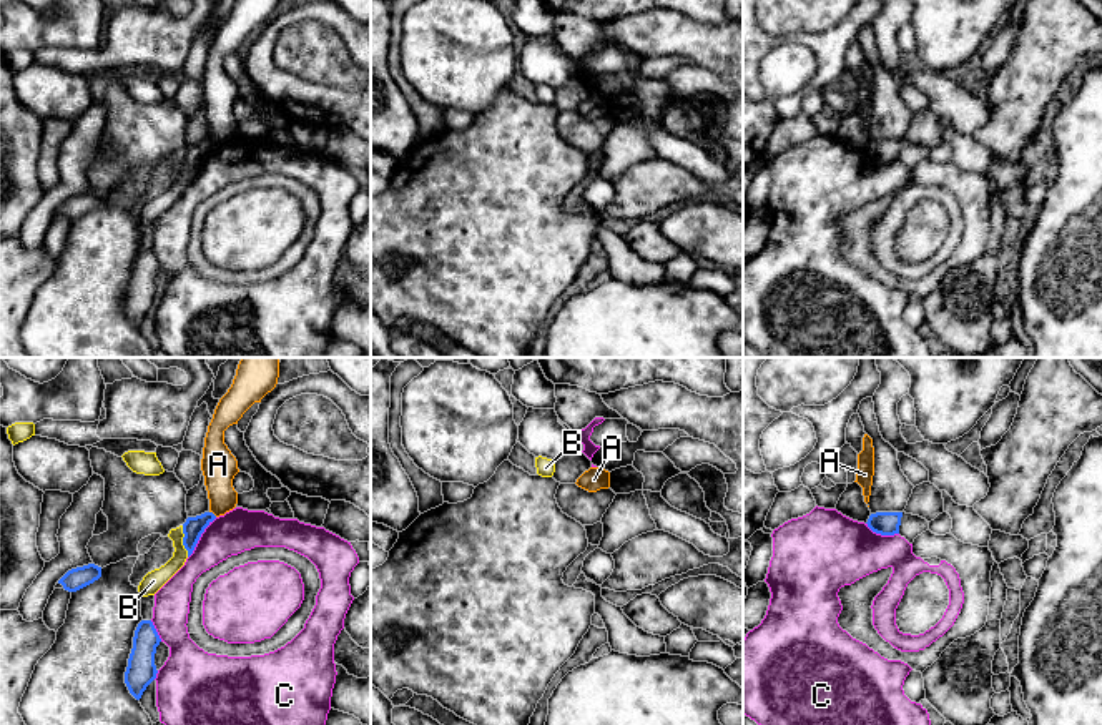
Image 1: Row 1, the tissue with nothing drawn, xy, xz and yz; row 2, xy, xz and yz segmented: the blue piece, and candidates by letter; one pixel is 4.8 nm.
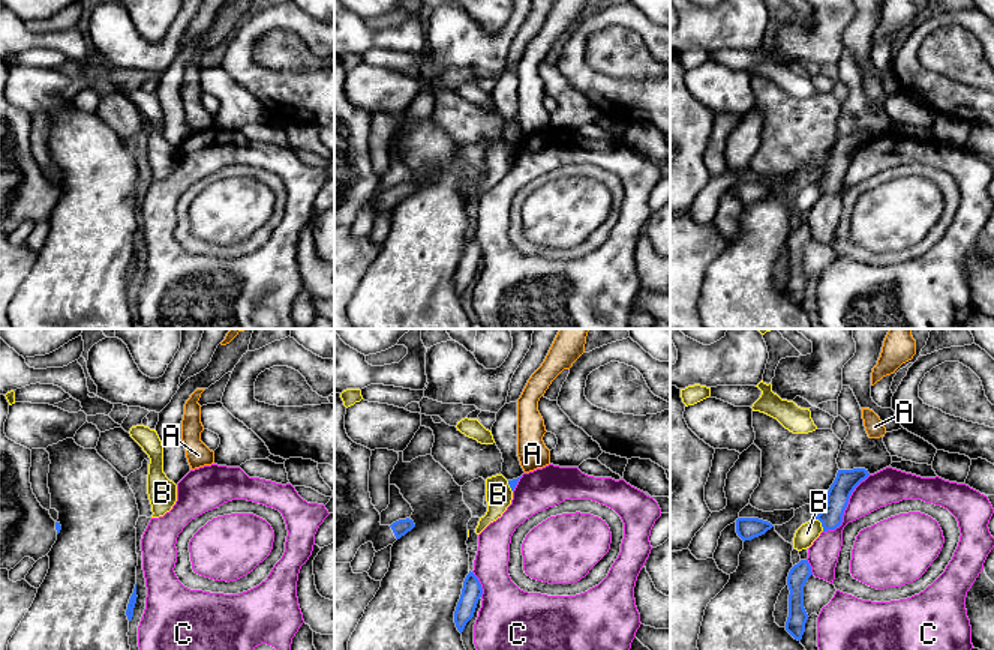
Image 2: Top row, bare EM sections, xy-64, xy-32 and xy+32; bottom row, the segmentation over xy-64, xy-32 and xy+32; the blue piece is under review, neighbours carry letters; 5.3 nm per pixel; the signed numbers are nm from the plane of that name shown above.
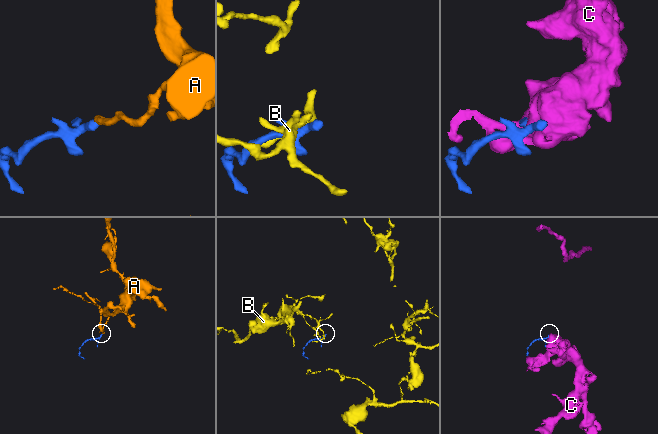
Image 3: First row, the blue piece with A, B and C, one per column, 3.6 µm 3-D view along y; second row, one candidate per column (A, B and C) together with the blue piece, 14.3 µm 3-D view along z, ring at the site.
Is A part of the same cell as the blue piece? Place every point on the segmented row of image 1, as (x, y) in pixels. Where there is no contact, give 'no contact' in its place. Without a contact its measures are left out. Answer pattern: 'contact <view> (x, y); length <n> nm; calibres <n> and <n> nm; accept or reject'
contact xy (211, 512); length 50 nm; calibres 100 and 170 nm; reject

